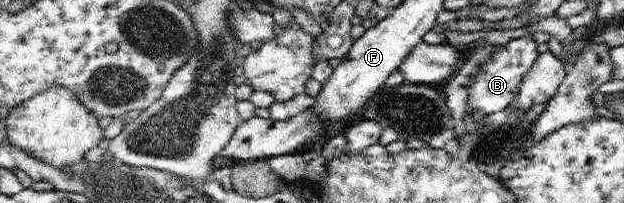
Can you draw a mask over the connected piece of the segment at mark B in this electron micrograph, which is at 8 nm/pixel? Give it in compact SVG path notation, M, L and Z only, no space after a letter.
M529 36L512 39L507 44L494 45L490 50L490 56L480 61L472 73L466 103L472 108L483 110L486 114L498 112L516 104L520 96L520 86L526 74L539 61L540 56L538 43Z

